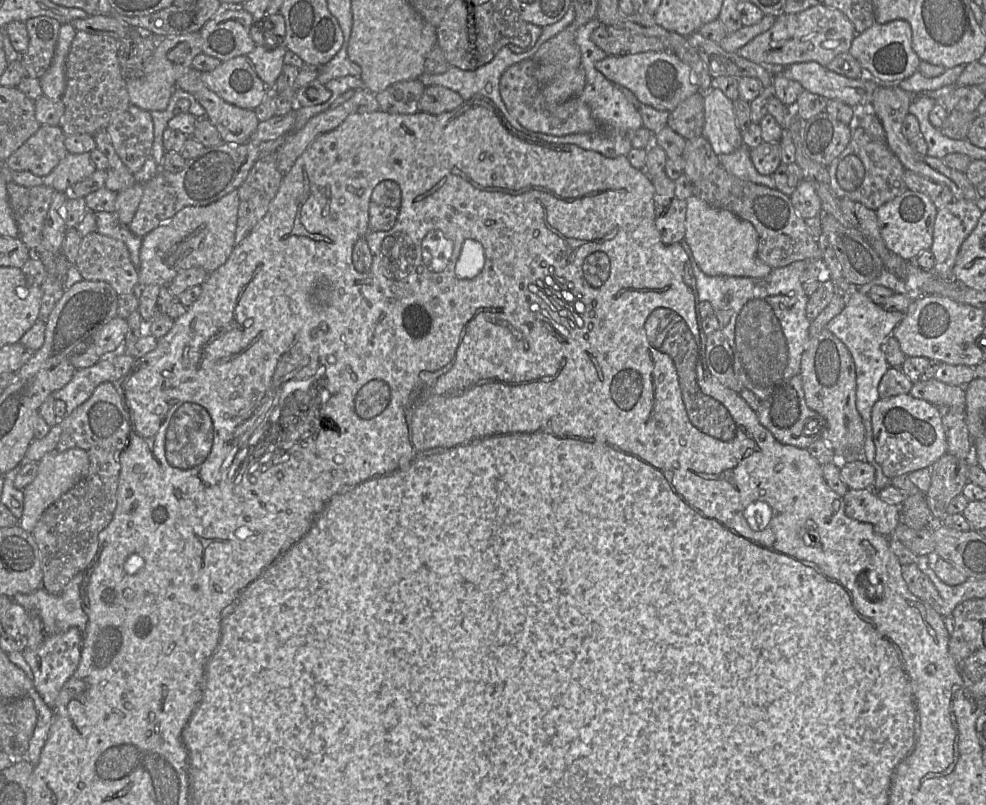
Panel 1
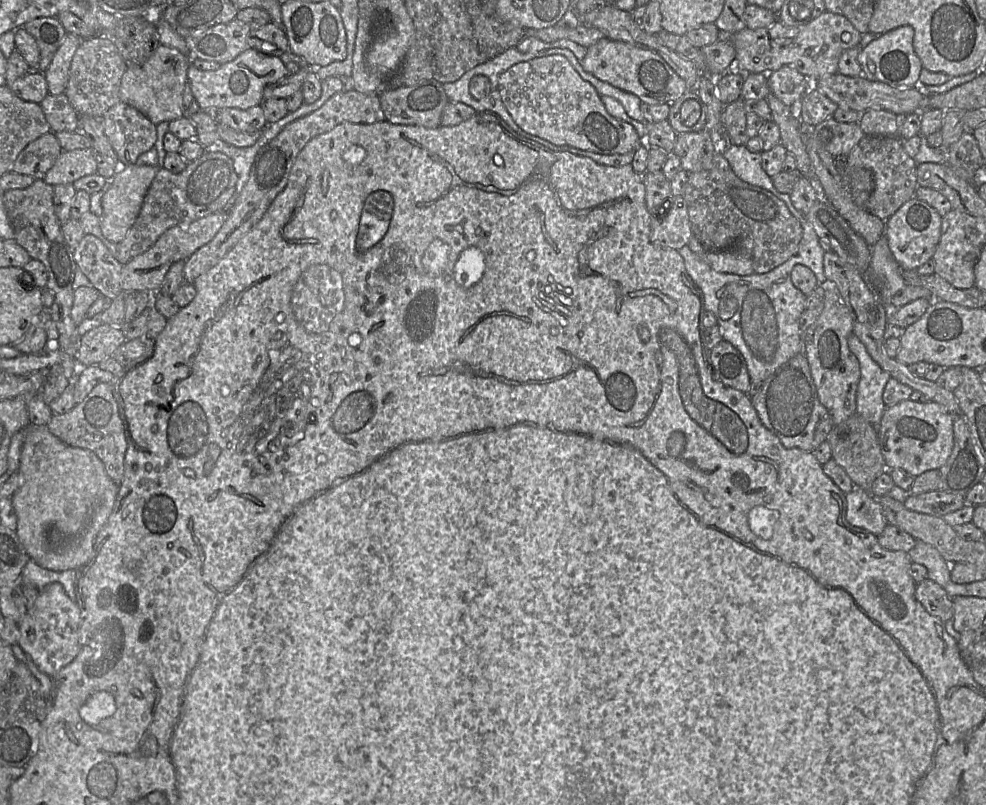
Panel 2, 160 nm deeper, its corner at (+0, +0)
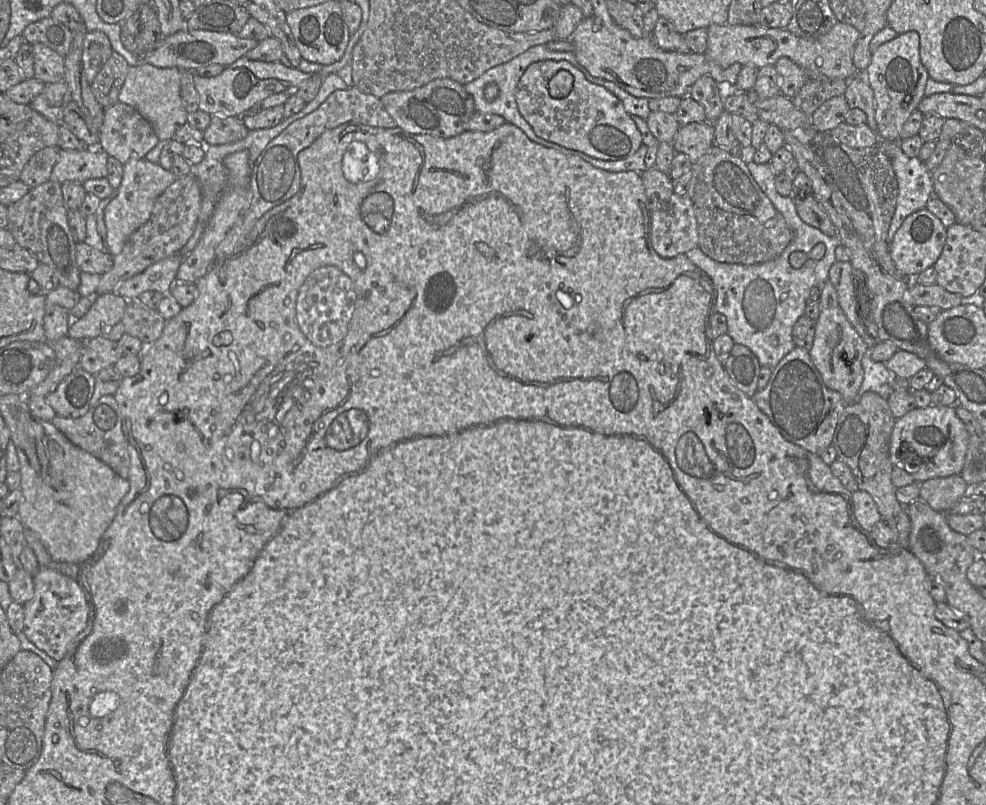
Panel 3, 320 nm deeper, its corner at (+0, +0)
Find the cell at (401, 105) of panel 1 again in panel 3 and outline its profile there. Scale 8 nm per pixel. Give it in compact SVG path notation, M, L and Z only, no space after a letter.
M449 78L435 79L409 91L390 92L380 100L396 127L409 134L451 138L467 131L466 123L476 113L474 100L465 91L464 85Z

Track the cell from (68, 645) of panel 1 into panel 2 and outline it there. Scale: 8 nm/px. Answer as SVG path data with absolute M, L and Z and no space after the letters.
M54 582L39 590L34 606L24 619L17 623L21 633L20 647L41 672L52 678L69 665L80 651L80 608L70 599L60 583Z

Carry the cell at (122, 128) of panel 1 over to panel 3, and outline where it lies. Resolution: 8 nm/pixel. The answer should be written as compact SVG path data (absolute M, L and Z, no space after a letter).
M117 102L104 109L98 148L123 165L143 159L160 142L151 124L133 107Z

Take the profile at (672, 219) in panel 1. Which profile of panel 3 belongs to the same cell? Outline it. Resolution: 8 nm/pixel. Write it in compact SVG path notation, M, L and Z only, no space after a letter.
M673 193L665 207L650 212L650 241L662 258L673 258L698 246L698 225L687 194Z

